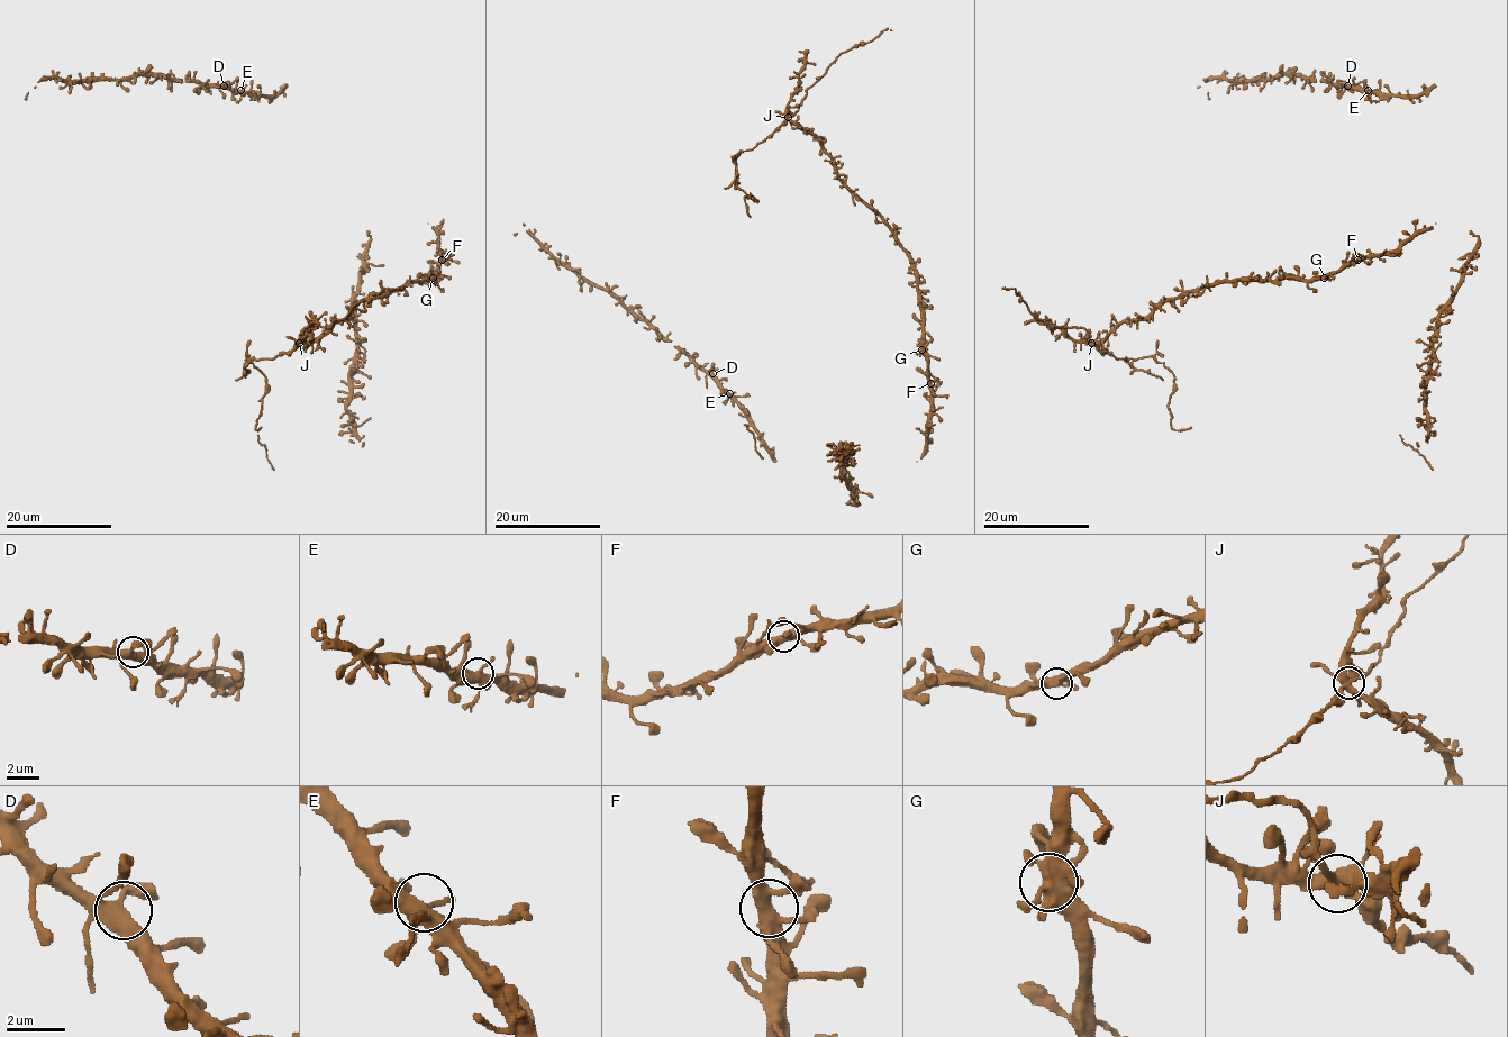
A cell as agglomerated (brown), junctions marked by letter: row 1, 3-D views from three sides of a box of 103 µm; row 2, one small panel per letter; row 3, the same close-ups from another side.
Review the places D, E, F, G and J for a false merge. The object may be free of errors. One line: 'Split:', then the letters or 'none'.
Split: J

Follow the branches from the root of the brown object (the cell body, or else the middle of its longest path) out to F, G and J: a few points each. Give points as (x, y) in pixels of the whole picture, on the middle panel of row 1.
F: (926, 444), (930, 383)
G: (926, 444), (930, 383), (927, 357), (921, 349)
J: (926, 444), (929, 362), (913, 260), (896, 232), (838, 176), (825, 148), (788, 118)

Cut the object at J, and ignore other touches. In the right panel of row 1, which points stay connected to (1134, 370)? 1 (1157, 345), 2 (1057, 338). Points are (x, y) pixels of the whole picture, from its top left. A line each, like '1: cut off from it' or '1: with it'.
1: with it
2: cut off from it

